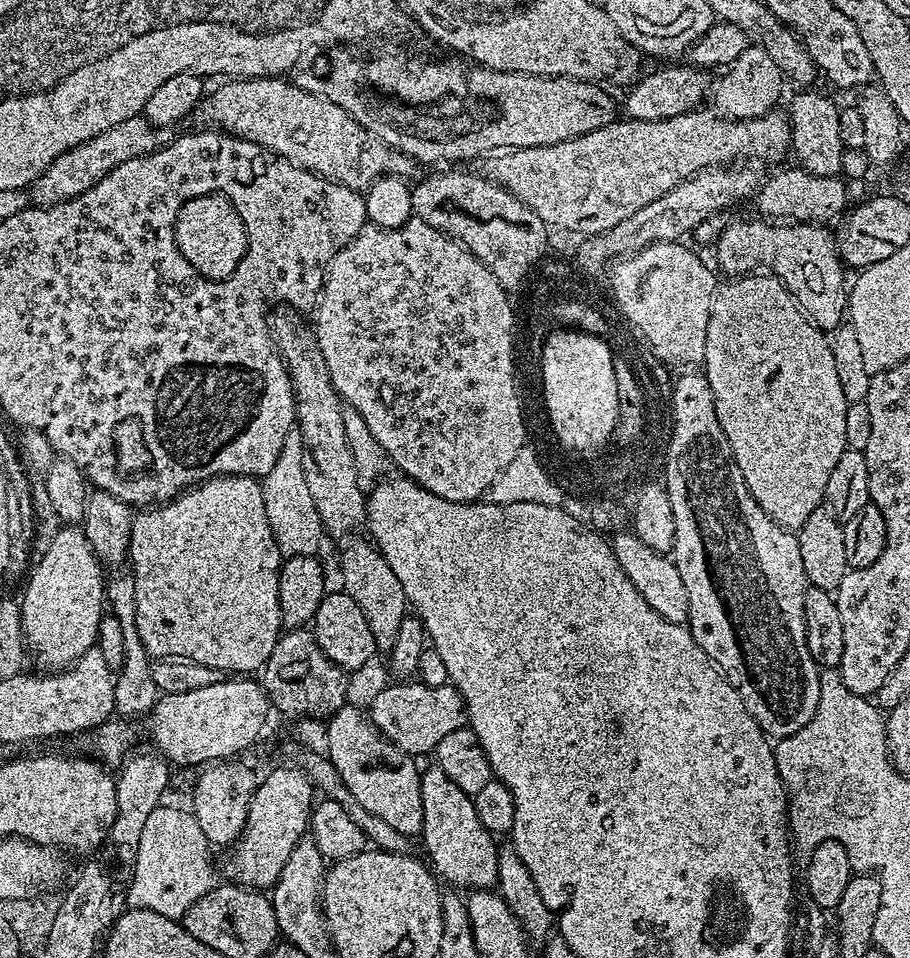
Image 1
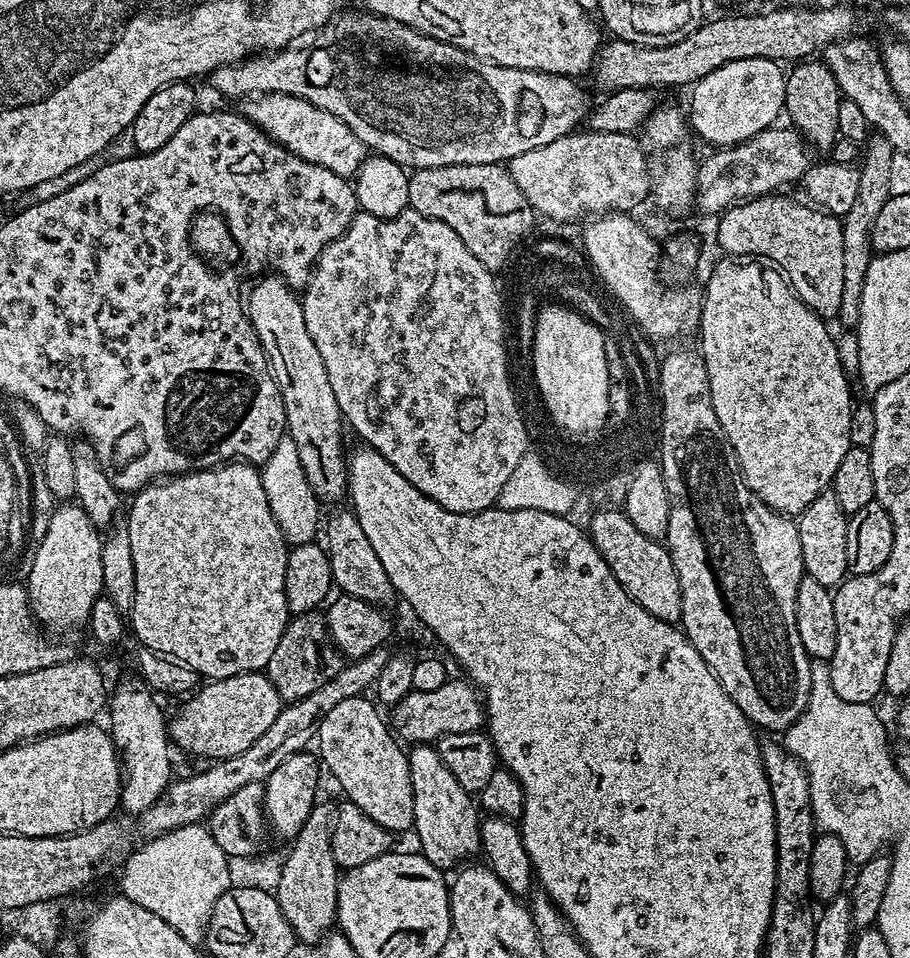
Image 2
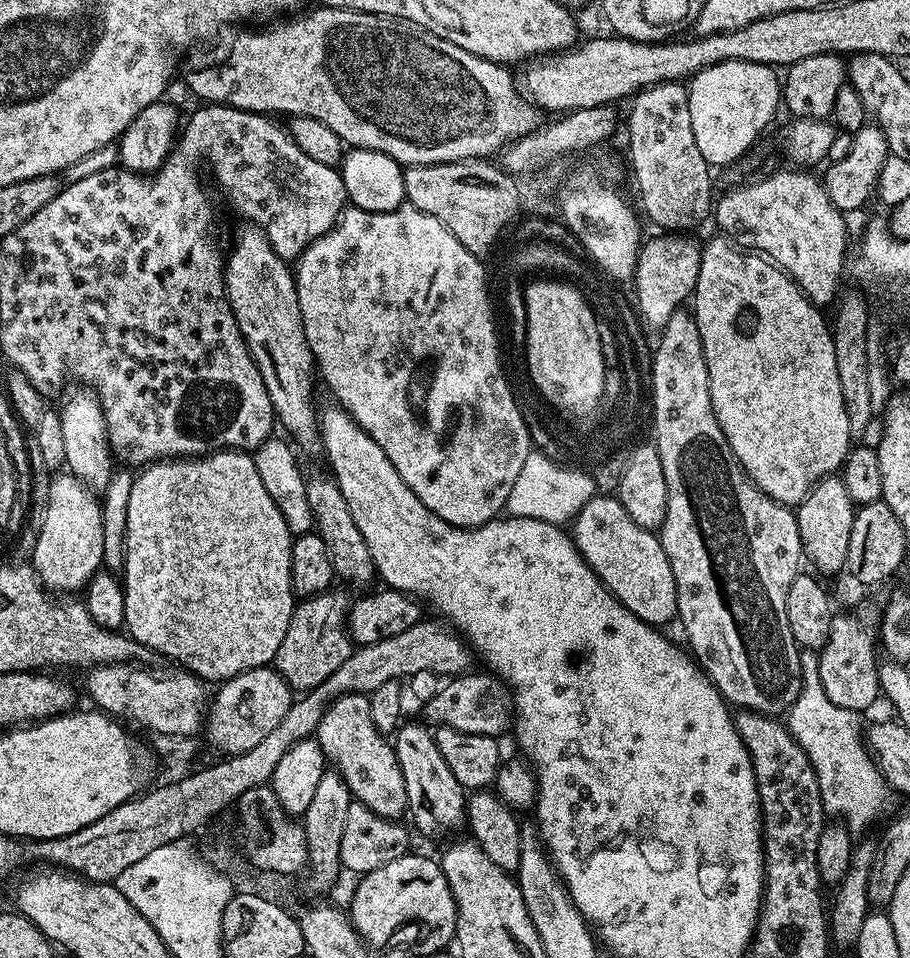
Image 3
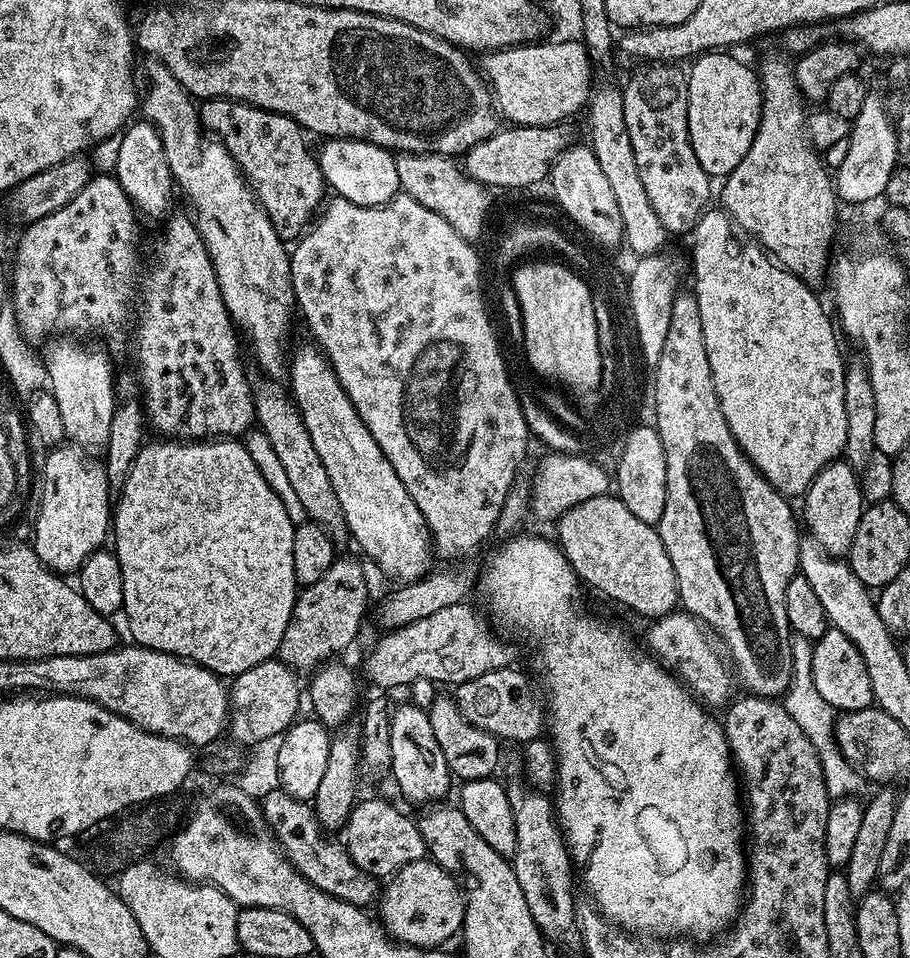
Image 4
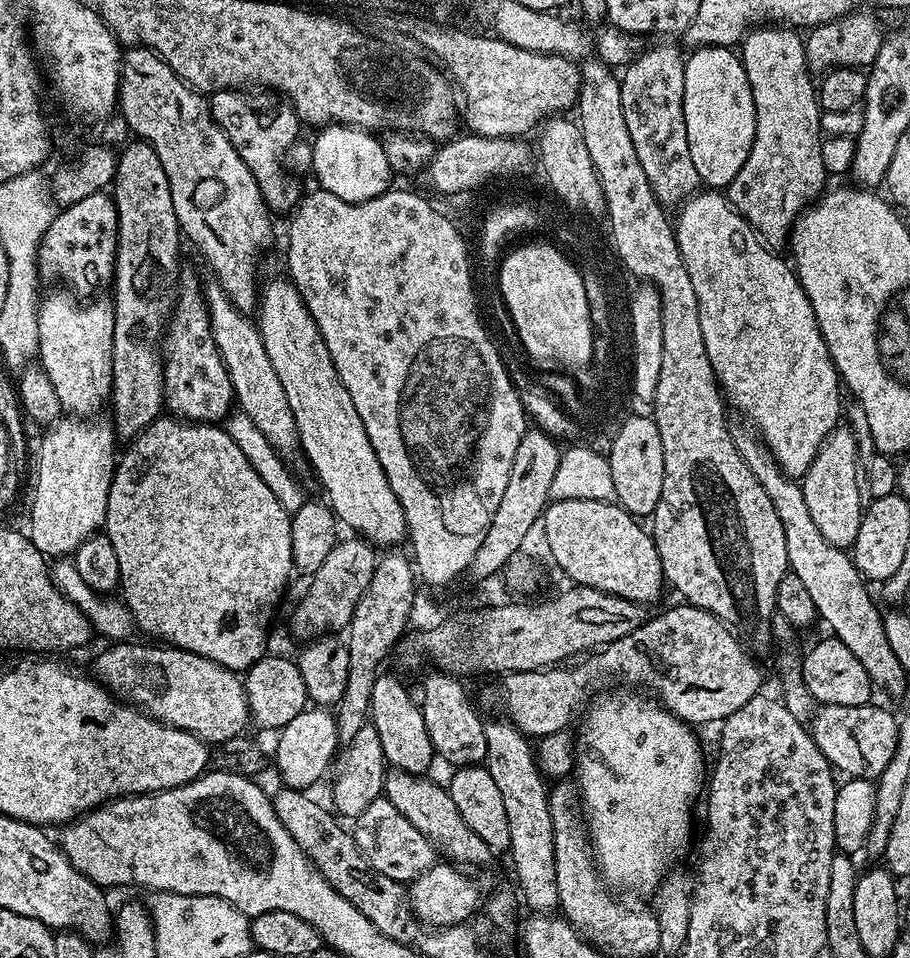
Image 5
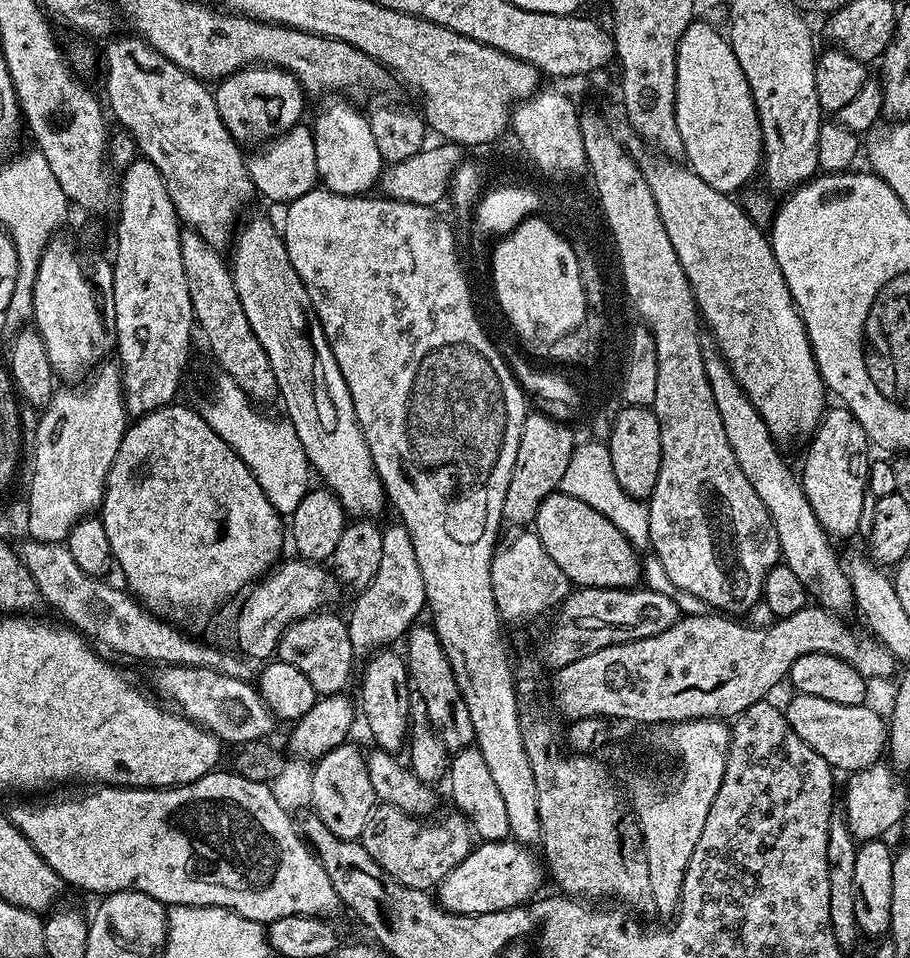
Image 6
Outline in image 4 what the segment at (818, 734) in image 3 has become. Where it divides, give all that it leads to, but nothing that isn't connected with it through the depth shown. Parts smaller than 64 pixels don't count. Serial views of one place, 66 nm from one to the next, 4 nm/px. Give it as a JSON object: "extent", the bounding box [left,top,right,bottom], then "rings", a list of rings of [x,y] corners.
{"extent":[782,632,862,797],"rings":[[[792,632],[792,637],[790,638],[792,677],[788,683],[788,689],[783,694],[782,703],[785,710],[790,714],[790,718],[794,718],[794,722],[798,722],[802,734],[806,734],[806,738],[810,738],[818,758],[822,762],[822,774],[824,775],[829,797],[856,796],[859,793],[862,776],[855,767],[848,763],[848,760],[840,752],[840,748],[836,744],[836,722],[838,716],[826,702],[826,698],[822,698],[822,694],[818,694],[818,690],[814,686],[814,678],[812,677],[812,645],[813,641],[808,640],[802,634]]]}

